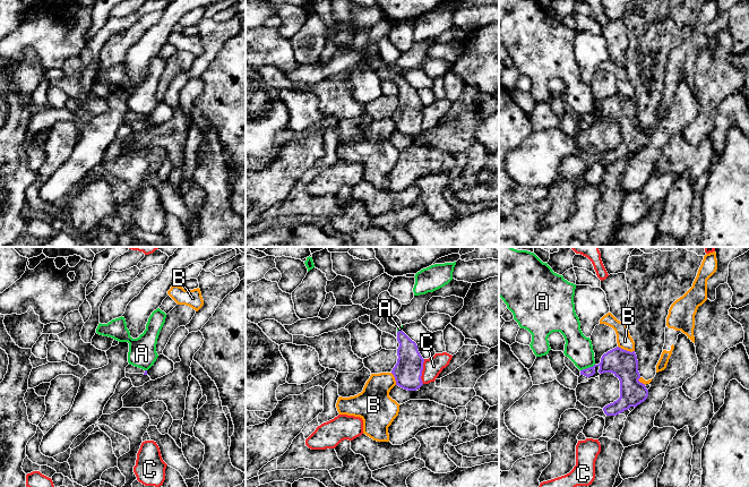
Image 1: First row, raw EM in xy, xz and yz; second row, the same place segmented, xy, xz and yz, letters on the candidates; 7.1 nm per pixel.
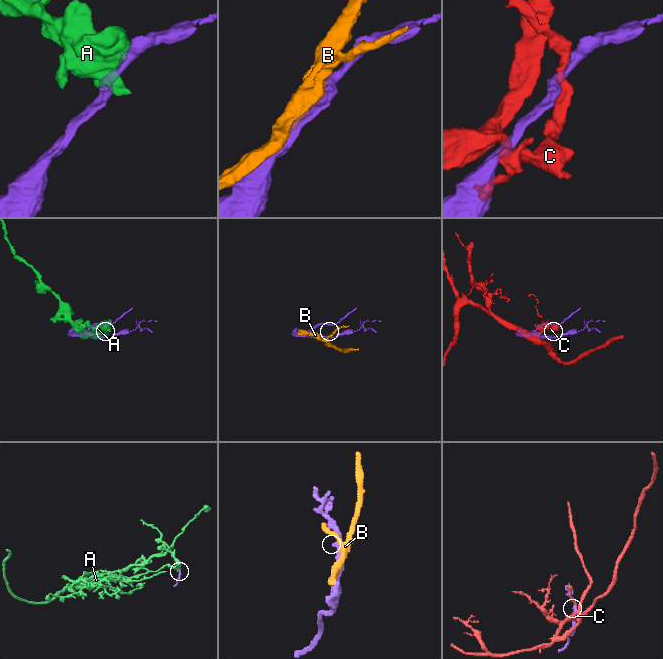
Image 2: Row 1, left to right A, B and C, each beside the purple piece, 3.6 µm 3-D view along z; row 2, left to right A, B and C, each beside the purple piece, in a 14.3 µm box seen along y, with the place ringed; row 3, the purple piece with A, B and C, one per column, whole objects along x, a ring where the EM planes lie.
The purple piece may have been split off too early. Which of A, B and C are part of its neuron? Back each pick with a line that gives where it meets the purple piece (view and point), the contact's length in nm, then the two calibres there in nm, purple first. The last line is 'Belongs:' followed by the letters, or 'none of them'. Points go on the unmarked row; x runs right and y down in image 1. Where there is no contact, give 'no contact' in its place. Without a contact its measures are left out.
Belongs: none of them

